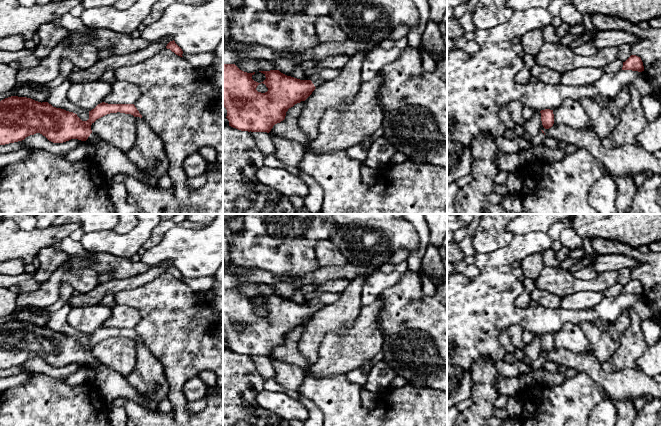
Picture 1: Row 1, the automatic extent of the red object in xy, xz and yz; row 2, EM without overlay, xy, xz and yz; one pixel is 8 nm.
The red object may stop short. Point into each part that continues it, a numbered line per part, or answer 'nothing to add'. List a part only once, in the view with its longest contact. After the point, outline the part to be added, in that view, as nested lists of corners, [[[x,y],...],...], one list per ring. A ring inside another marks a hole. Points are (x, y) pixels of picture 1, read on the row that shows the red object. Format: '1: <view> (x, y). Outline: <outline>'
1: xy (94, 138). Outline: [[[93,132],[90,134],[90,136],[88,137],[87,141],[91,141],[93,143],[98,143],[101,139],[94,134]]]

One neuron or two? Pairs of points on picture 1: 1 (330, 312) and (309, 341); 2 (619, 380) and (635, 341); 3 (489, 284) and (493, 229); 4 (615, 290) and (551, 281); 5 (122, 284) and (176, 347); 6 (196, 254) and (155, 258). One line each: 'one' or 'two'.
1: one
2: two
3: two
4: two
5: two
6: one

